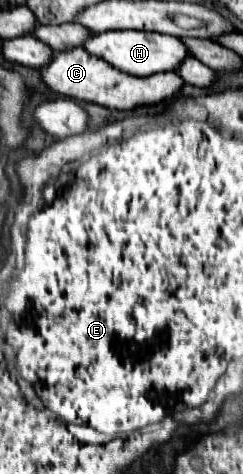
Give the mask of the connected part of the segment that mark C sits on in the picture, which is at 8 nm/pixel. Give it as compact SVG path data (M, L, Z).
M83 48L55 52L51 56L51 62L39 68L39 74L43 84L51 92L57 92L81 102L93 102L105 108L115 108L115 110L131 110L143 104L157 104L165 98L171 98L183 86L183 80L173 72L159 72L145 78L129 76L125 72L115 70L113 66L109 66L105 60L97 56L89 56Z

